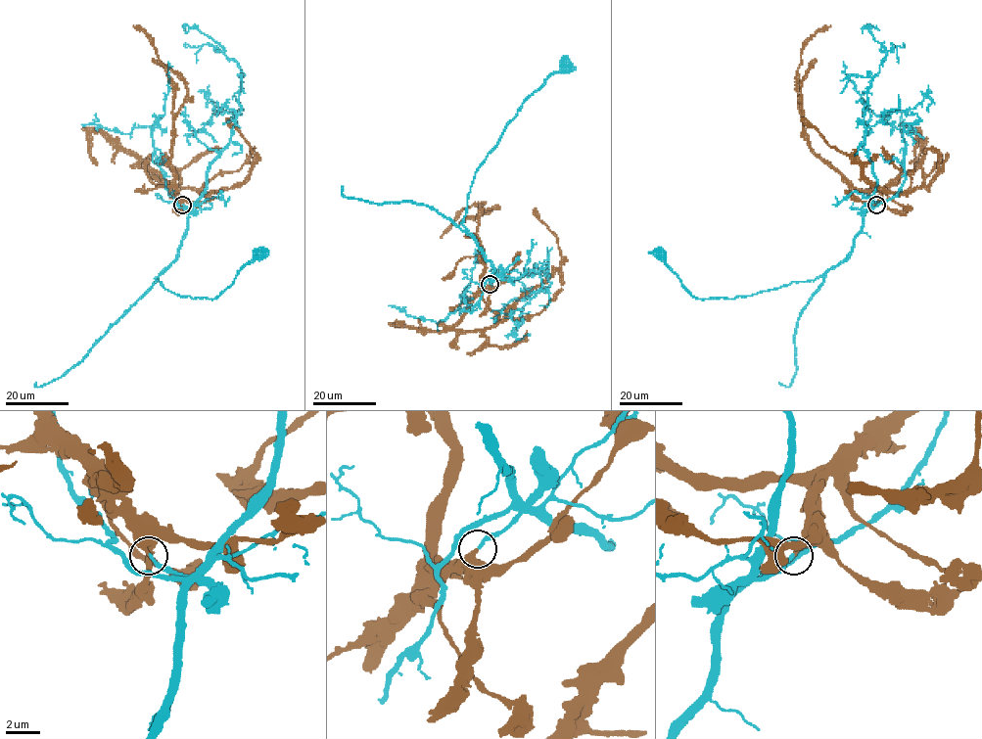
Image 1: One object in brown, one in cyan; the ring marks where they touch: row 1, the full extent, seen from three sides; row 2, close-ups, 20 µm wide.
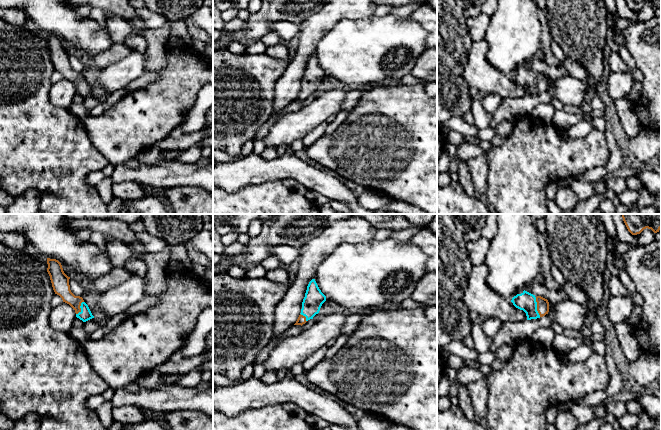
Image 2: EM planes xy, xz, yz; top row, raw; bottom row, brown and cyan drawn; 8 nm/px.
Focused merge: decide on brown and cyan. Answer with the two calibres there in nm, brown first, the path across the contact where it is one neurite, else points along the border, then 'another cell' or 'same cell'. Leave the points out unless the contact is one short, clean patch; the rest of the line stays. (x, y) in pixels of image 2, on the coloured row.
100/150 nm | another cell

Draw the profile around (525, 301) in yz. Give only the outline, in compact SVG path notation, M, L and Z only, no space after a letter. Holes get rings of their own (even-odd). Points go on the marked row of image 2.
M524 290L521 294L514 296L511 302L526 313L527 320L540 318L535 295Z

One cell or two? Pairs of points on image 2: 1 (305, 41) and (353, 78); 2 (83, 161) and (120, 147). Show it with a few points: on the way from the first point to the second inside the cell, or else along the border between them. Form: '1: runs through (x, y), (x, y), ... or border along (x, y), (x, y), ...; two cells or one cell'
1: border along (330, 30), (320, 39), (313, 54); two cells
2: border along (88, 134), (90, 142), (109, 162); two cells

